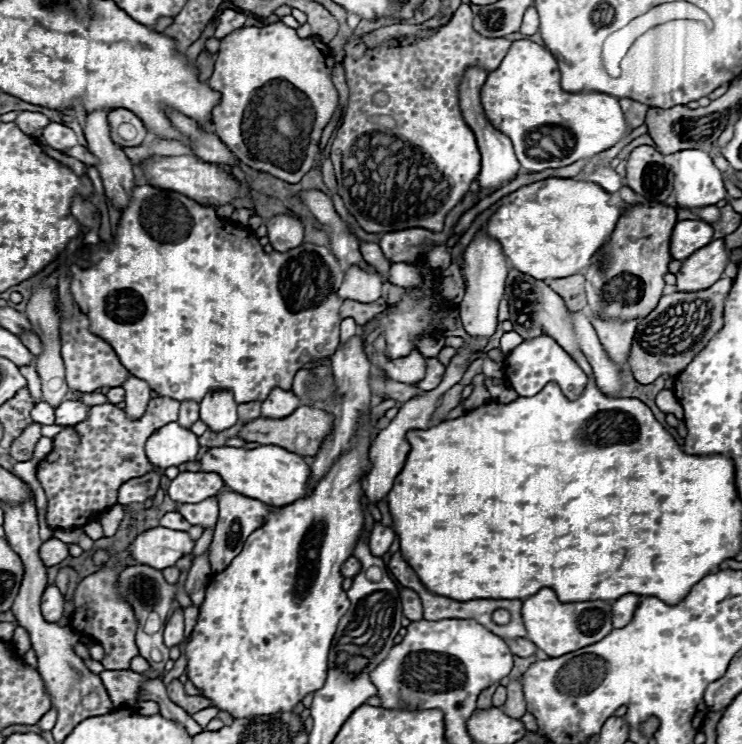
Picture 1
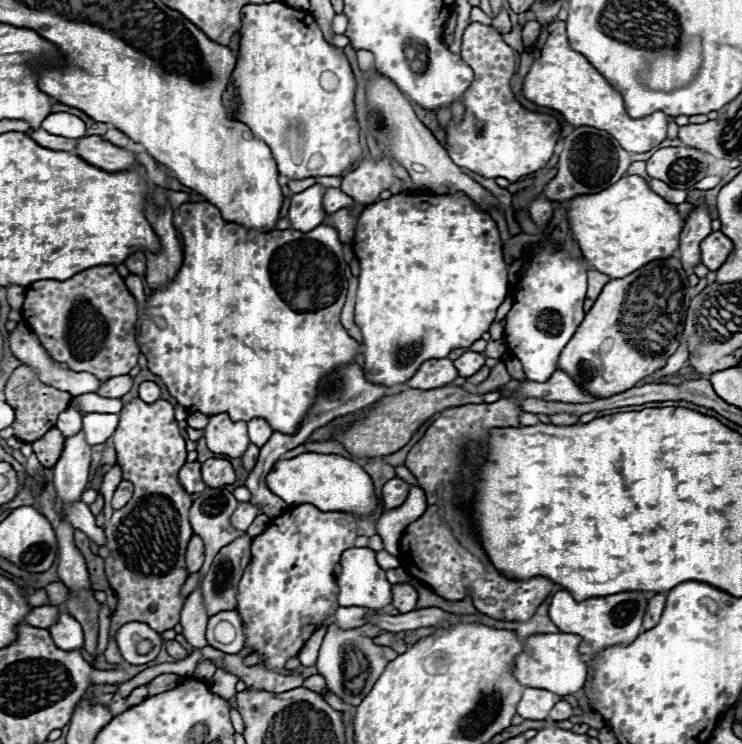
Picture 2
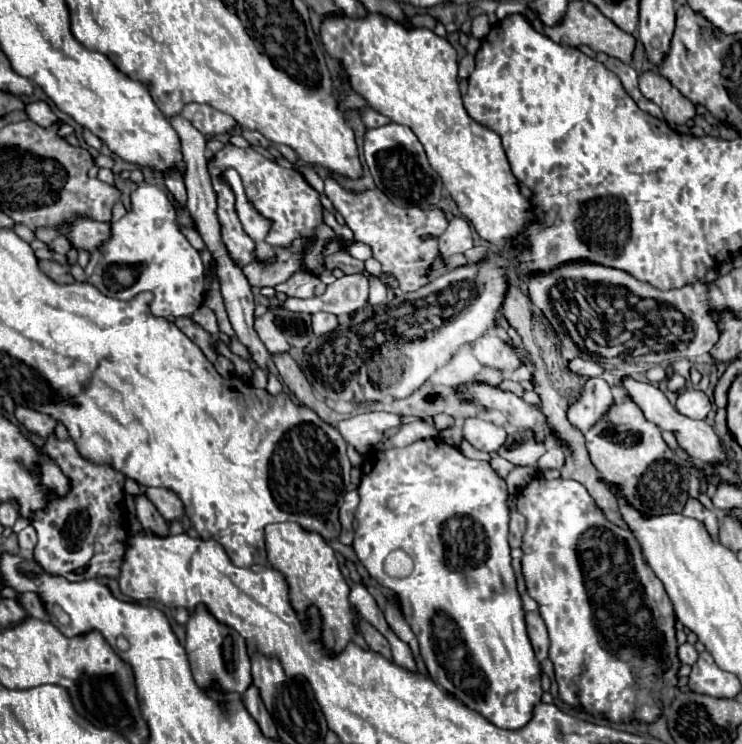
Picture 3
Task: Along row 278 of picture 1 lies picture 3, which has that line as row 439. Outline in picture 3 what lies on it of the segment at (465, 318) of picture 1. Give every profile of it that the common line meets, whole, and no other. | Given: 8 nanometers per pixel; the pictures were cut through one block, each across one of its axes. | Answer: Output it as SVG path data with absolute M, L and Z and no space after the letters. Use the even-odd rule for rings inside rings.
M466 418L464 438L478 450L496 452L506 442L506 432L482 418Z

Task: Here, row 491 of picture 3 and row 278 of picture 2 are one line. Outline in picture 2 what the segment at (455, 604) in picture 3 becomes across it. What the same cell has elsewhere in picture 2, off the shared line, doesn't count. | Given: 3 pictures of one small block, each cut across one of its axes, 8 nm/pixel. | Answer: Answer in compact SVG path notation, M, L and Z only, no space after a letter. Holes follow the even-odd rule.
M398 194L388 200L380 200L370 204L356 226L356 236L354 236L354 254L360 260L360 274L358 274L358 292L356 292L356 312L354 312L354 322L360 326L362 336L364 336L364 376L372 384L380 386L400 386L406 384L418 366L430 358L446 358L454 348L470 348L476 340L482 338L484 332L488 332L490 324L496 318L498 306L504 302L506 292L508 292L508 270L502 260L502 240L496 228L496 222L490 218L486 212L478 212L470 200L462 194L452 194L452 196L434 196L434 194Z

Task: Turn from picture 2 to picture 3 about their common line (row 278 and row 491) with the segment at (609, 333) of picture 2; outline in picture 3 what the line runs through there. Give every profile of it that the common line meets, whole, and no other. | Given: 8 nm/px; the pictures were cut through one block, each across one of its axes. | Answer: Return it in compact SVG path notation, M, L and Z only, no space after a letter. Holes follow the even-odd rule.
M628 396L620 404L614 404L584 436L588 456L600 478L606 484L618 486L616 496L622 496L644 516L682 512L688 500L688 468L664 442L660 428L650 424Z

